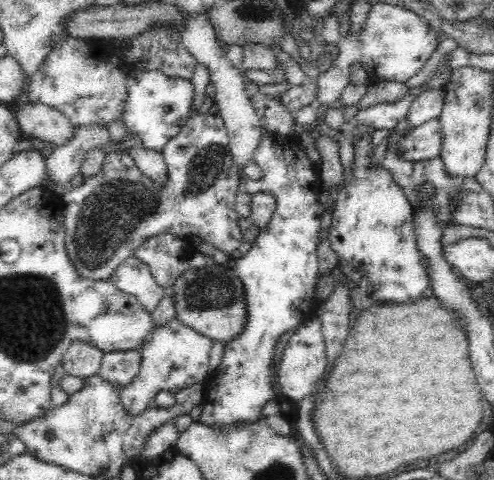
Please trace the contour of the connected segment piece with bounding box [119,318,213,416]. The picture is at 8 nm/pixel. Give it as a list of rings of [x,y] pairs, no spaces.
[[[172,318],[162,326],[154,325],[138,349],[141,357],[140,371],[130,384],[120,388],[119,397],[124,410],[131,416],[137,416],[153,405],[160,391],[167,390],[174,395],[189,386],[208,383],[212,343],[211,338],[182,324],[177,318]]]

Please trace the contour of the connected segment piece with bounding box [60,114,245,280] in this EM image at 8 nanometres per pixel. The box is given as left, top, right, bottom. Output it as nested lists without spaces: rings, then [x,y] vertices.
[[[217,114],[191,115],[186,126],[164,146],[161,153],[166,162],[166,182],[161,187],[142,174],[126,150],[116,150],[106,155],[99,174],[60,196],[66,232],[66,253],[81,278],[109,279],[117,266],[134,256],[135,250],[145,241],[165,233],[183,238],[198,236],[226,254],[237,254],[240,244],[245,241],[238,225],[240,216],[234,206],[239,192],[240,175],[232,159],[229,134],[223,119]]]

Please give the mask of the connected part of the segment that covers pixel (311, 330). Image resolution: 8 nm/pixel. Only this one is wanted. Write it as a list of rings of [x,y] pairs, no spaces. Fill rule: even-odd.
[[[318,318],[304,321],[295,329],[294,334],[289,338],[284,347],[277,368],[278,383],[282,386],[280,392],[294,405],[295,402],[302,400],[316,390],[315,385],[322,378],[326,366],[327,356],[321,322]]]

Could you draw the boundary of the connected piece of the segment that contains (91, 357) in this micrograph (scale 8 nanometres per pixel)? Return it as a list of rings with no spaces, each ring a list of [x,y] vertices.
[[[76,341],[64,353],[61,365],[64,376],[89,378],[99,374],[104,351],[94,345]]]

